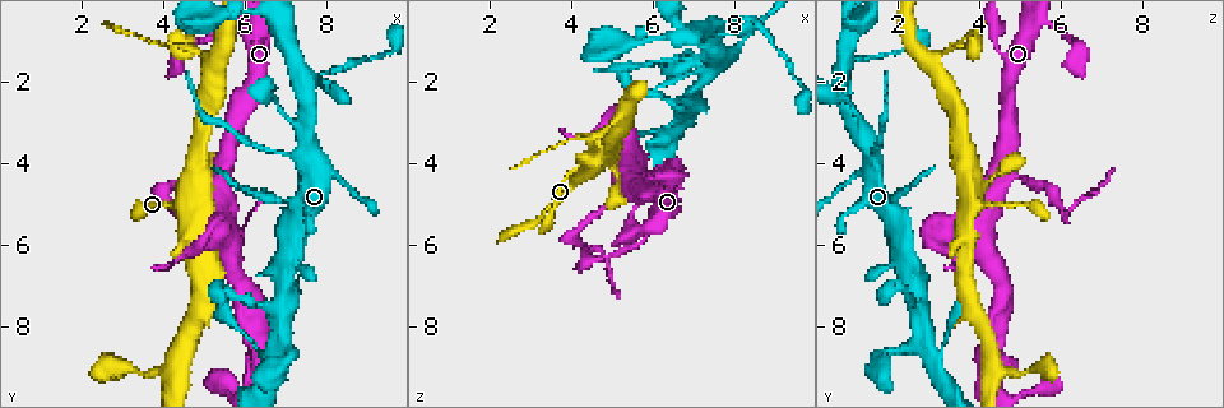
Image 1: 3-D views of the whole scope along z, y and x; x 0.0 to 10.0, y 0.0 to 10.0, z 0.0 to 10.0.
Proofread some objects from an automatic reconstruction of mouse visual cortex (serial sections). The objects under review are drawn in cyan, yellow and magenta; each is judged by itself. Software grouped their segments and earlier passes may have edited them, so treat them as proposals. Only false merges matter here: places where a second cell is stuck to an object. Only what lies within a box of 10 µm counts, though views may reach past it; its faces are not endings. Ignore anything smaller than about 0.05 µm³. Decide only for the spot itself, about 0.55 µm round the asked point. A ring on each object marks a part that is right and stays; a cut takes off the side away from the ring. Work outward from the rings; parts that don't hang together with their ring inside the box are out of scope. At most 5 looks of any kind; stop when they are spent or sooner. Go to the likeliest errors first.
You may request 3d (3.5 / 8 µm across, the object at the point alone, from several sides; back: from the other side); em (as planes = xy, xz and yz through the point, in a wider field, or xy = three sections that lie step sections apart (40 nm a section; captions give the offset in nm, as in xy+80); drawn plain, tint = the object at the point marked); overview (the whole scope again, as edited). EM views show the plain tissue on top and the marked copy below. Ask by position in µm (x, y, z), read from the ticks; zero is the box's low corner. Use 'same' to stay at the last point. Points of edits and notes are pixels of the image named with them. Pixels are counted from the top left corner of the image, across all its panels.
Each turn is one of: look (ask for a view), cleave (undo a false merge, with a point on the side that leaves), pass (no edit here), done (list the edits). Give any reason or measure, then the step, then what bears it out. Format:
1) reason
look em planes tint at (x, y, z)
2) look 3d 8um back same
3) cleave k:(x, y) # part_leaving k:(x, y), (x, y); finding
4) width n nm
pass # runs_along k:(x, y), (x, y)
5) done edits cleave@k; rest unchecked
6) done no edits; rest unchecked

side arm on a straight run
look 3d 3.5um at (5.20, 4.40, 4.75)

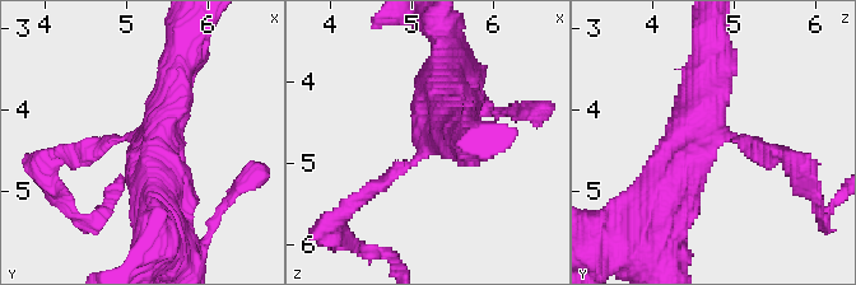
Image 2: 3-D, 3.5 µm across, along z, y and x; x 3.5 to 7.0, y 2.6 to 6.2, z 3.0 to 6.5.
arms 3; arm_widths 150, 400, 700 nm
look em xy step 3 tint at (5.25, 4.30, 4.80)

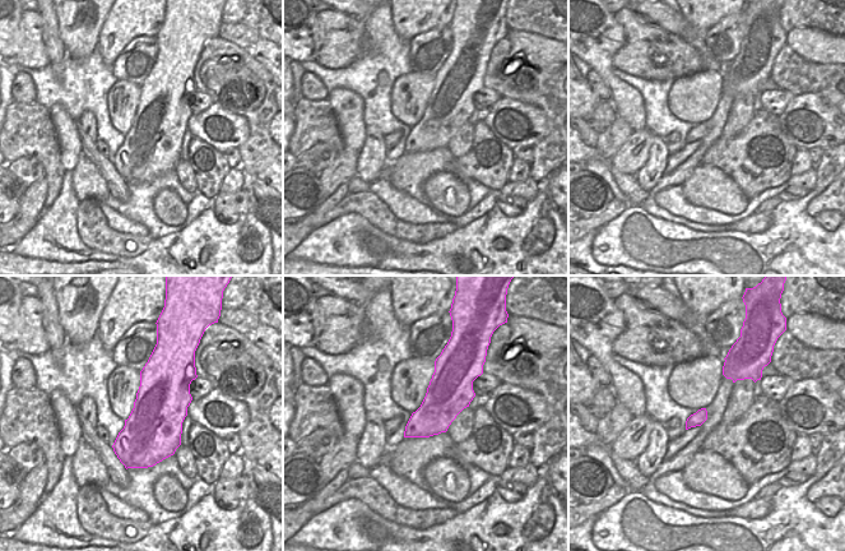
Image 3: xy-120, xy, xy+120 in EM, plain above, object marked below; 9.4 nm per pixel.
pass # runs_along 2:(712, 55), (693, 157), (660, 208); all the same cell

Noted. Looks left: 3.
abrupt turn
look em planes tint at (6.25, 8.50, 3.10)

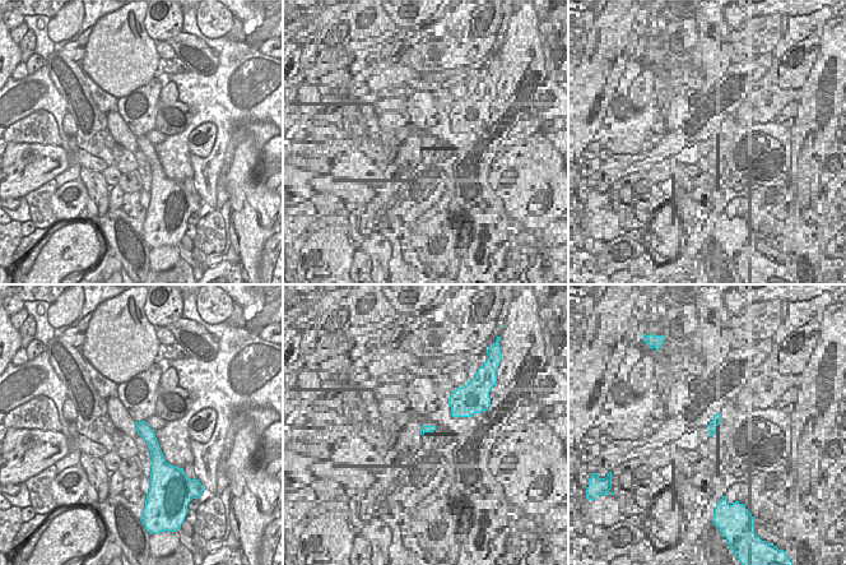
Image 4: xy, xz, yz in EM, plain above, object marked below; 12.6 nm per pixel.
see where the arms go
look 3d 3.5um same

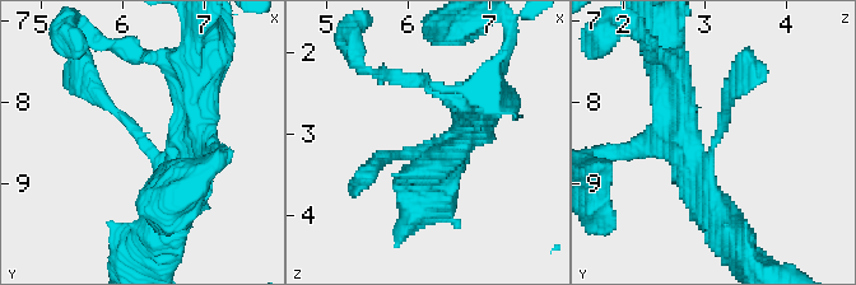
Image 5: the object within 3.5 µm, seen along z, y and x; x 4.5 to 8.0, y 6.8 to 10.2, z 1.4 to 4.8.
pass # runs_along 5:(479, 110), (449, 135), (370, 168); all the same cell

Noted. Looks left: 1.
done no edits; rest unchecked

